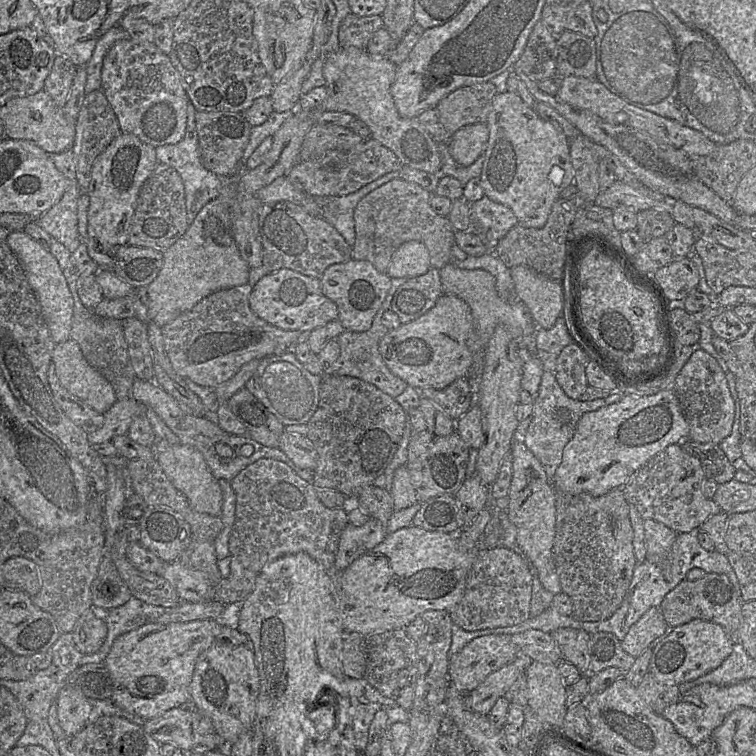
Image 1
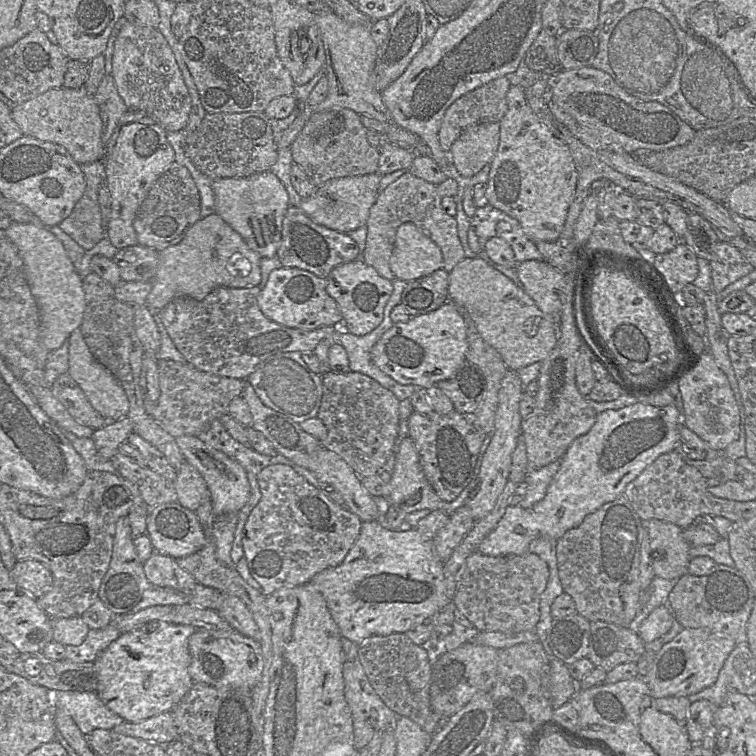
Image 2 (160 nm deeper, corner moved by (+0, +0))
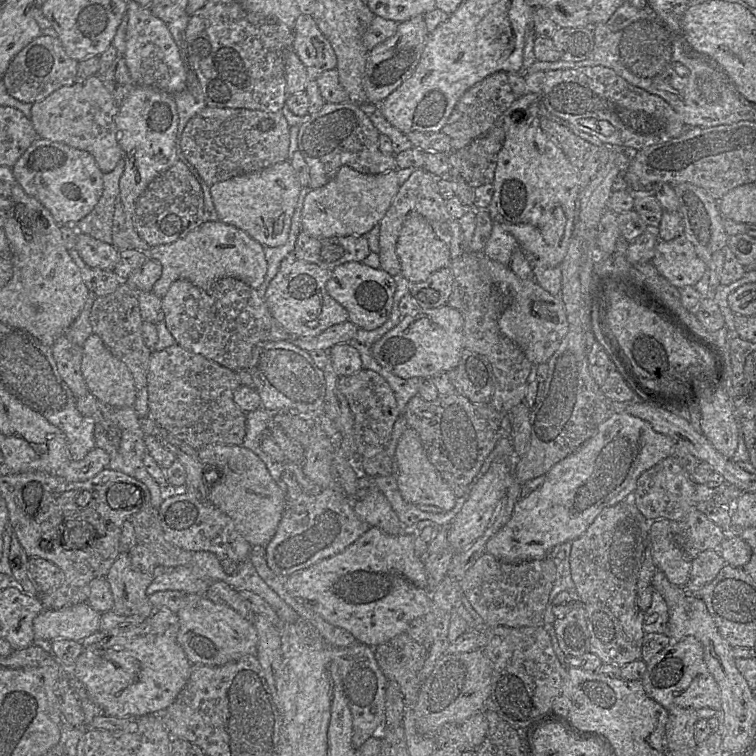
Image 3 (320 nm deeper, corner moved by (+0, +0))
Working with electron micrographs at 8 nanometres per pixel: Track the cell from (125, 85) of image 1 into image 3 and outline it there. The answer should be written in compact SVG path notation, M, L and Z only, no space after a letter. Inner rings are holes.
M134 1L126 2L128 24L125 35L124 59L136 86L150 87L170 95L186 87L186 65L167 25L151 9Z

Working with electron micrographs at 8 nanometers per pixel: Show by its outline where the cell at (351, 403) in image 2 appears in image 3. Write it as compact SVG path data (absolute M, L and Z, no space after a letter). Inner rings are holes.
M363 368L353 375L340 376L338 385L353 414L357 454L372 457L385 450L399 416L394 391L389 383L375 371Z

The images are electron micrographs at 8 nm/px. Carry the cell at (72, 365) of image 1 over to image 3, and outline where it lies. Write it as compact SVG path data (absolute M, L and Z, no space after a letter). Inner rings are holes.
M92 333L84 342L81 372L88 391L113 409L132 407L138 391L128 367L116 358L105 346L102 339Z

